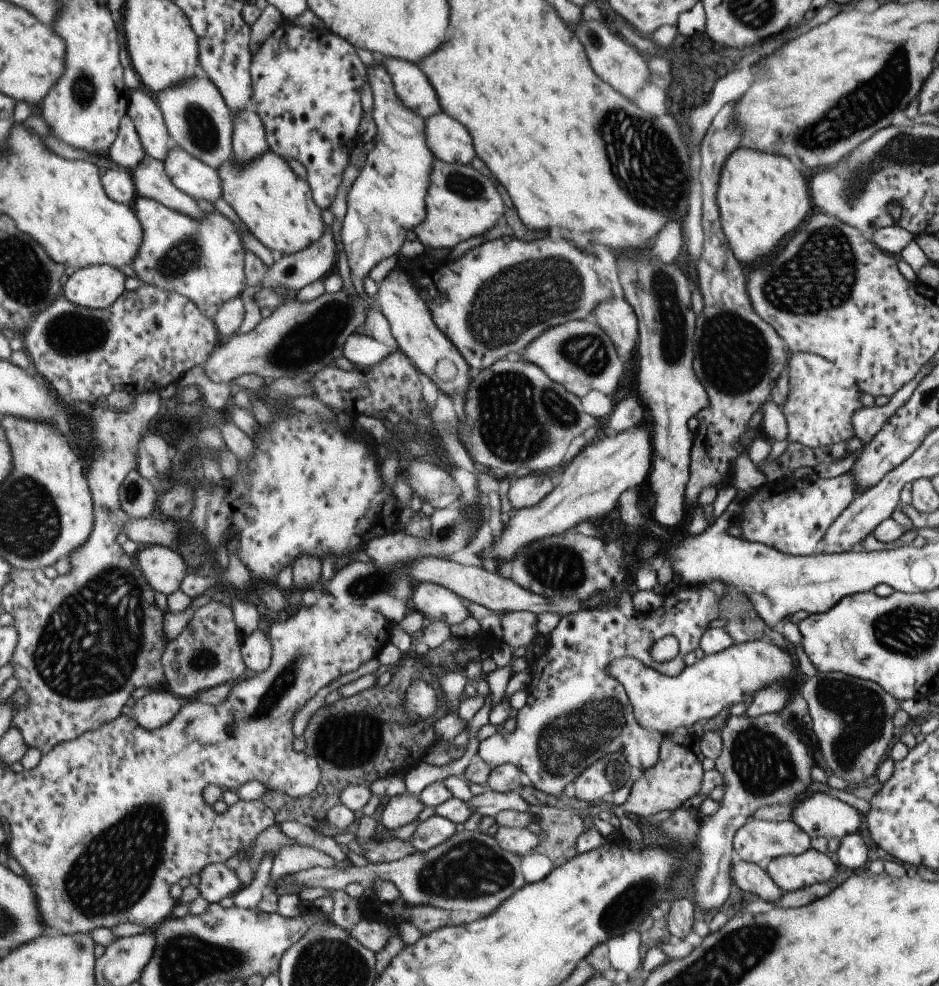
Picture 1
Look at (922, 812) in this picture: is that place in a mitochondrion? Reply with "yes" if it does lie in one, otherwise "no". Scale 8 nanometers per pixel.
no

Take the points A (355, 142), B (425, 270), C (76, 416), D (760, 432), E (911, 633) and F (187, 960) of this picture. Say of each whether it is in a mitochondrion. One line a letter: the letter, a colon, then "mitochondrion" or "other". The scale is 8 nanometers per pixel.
A: other
B: other
C: other
D: other
E: mitochondrion
F: mitochondrion

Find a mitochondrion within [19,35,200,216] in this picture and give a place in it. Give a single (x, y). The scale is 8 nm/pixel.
(83, 94)

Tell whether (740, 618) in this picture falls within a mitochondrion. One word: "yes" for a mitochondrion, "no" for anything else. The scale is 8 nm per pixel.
yes

